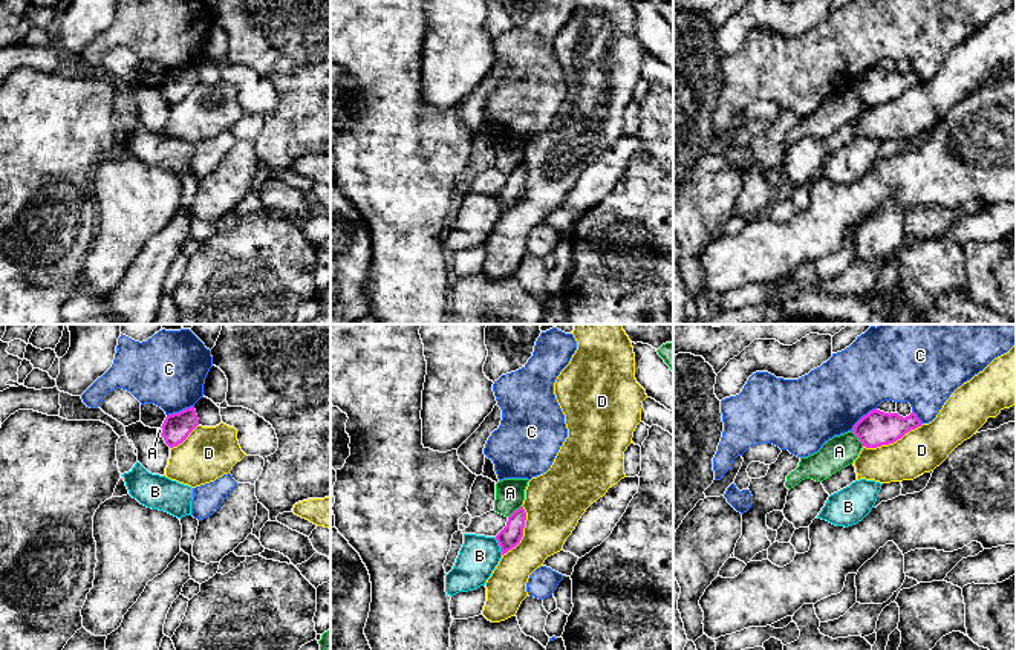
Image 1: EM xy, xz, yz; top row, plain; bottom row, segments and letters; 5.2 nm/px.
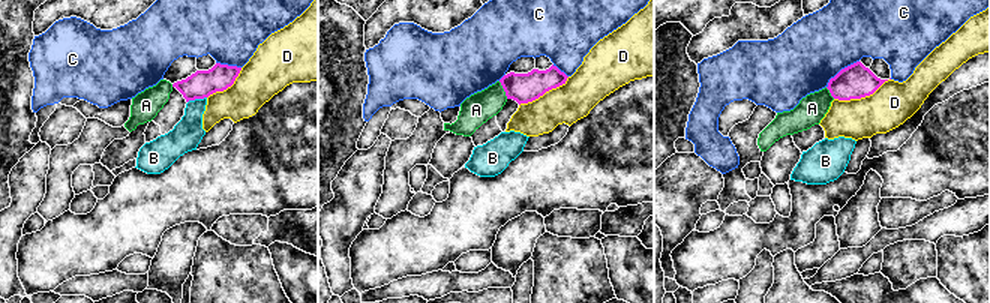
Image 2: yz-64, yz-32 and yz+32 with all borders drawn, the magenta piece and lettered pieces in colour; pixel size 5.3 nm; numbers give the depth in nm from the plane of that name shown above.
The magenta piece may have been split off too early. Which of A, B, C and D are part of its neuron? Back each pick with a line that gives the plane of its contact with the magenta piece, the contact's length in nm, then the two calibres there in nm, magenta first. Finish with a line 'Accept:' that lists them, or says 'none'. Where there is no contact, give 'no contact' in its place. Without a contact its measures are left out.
Accept: none

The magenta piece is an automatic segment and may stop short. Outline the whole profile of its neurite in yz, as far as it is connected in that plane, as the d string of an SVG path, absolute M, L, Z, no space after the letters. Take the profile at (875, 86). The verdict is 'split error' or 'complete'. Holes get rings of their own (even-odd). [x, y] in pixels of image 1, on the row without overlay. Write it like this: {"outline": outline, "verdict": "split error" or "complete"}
{"outline": "M872 67L863 73L852 86L854 92L866 106L889 102L901 96L910 87L921 84L921 78L912 69L903 75L898 70Z", "verdict": "complete"}

